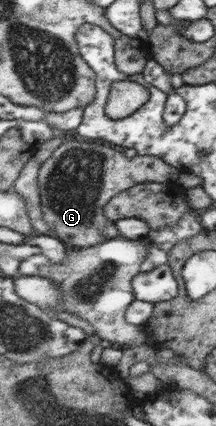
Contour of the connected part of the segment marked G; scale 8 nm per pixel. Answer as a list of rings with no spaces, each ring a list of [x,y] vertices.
[[[69,140],[56,148],[53,156],[39,168],[41,213],[52,235],[69,249],[95,246],[120,236],[114,222],[105,218],[103,210],[111,198],[136,184],[175,182],[181,172],[155,156],[137,155],[129,159],[124,152],[101,146],[99,142]]]

